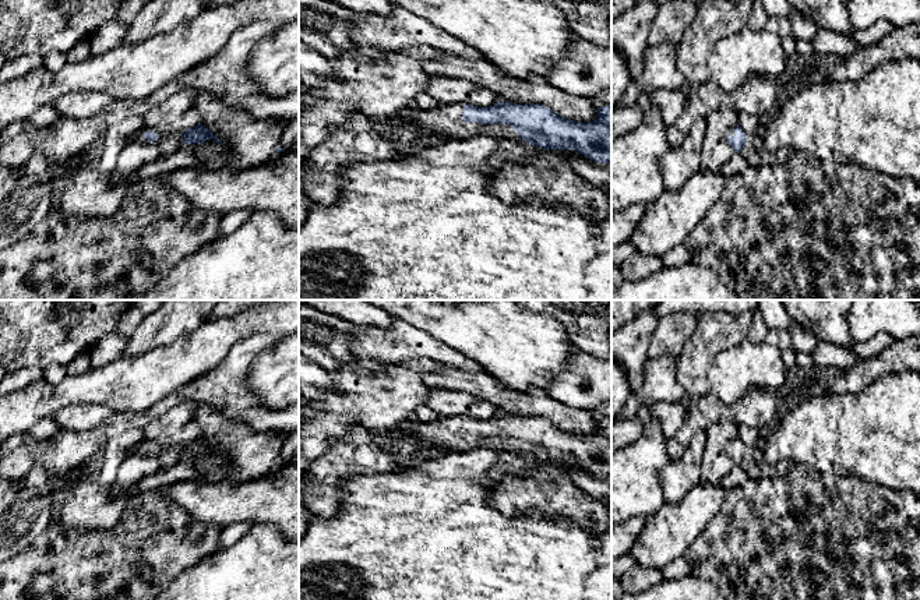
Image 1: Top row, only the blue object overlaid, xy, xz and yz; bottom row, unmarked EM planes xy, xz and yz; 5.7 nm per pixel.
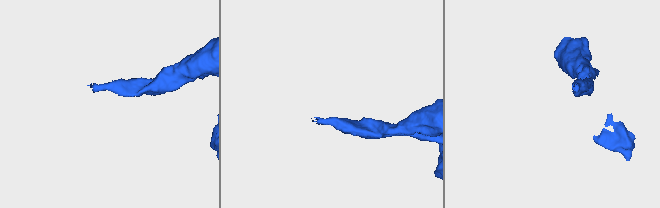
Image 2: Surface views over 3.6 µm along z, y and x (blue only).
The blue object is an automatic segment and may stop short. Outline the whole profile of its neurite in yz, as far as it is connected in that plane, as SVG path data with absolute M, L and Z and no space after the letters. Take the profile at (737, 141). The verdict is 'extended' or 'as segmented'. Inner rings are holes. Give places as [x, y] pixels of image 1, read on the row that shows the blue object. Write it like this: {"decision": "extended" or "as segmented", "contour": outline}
{"decision": "extended", "contour": "M732 126L726 138L734 152L745 158L750 166L759 167L771 158L764 145L764 137L755 134L745 134L740 126Z"}

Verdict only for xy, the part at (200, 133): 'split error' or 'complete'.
complete

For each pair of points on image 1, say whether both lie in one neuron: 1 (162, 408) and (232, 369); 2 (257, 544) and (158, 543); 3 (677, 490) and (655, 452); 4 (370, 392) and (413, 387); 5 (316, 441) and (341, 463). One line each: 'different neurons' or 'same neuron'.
1: same neuron
2: different neurons
3: different neurons
4: same neuron
5: different neurons

